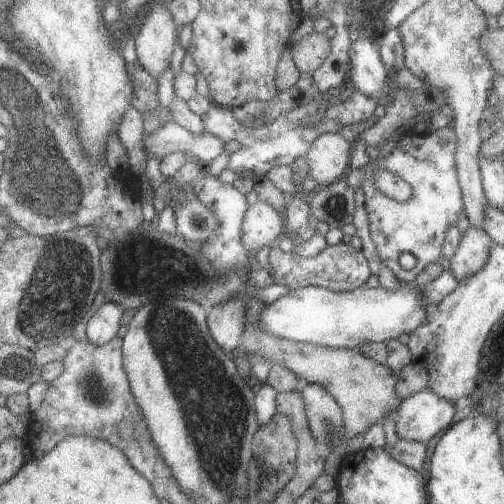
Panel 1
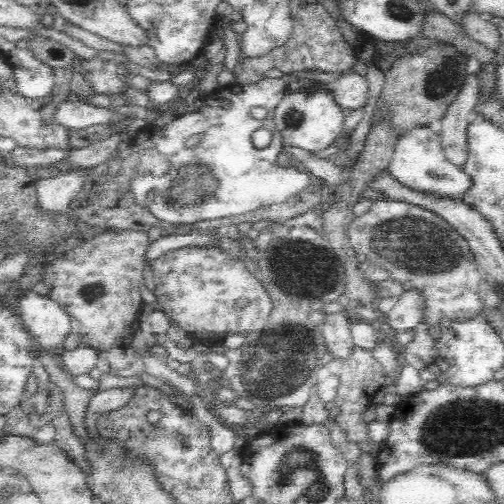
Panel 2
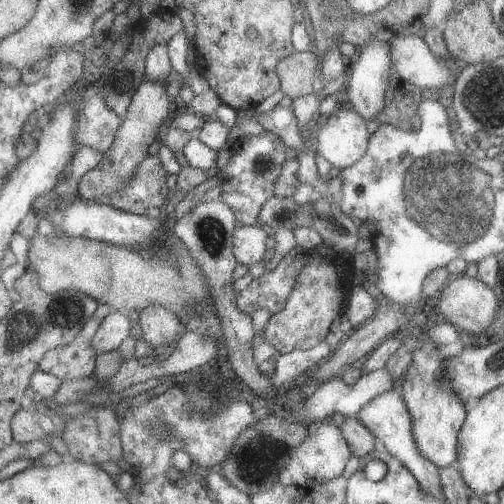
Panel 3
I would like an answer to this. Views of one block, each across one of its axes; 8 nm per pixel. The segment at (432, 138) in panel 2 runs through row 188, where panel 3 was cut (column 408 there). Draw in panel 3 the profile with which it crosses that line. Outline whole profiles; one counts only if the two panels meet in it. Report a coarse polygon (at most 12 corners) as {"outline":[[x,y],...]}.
{"outline":[[389,390],[357,418],[425,492],[443,490],[421,456],[403,392]]}

